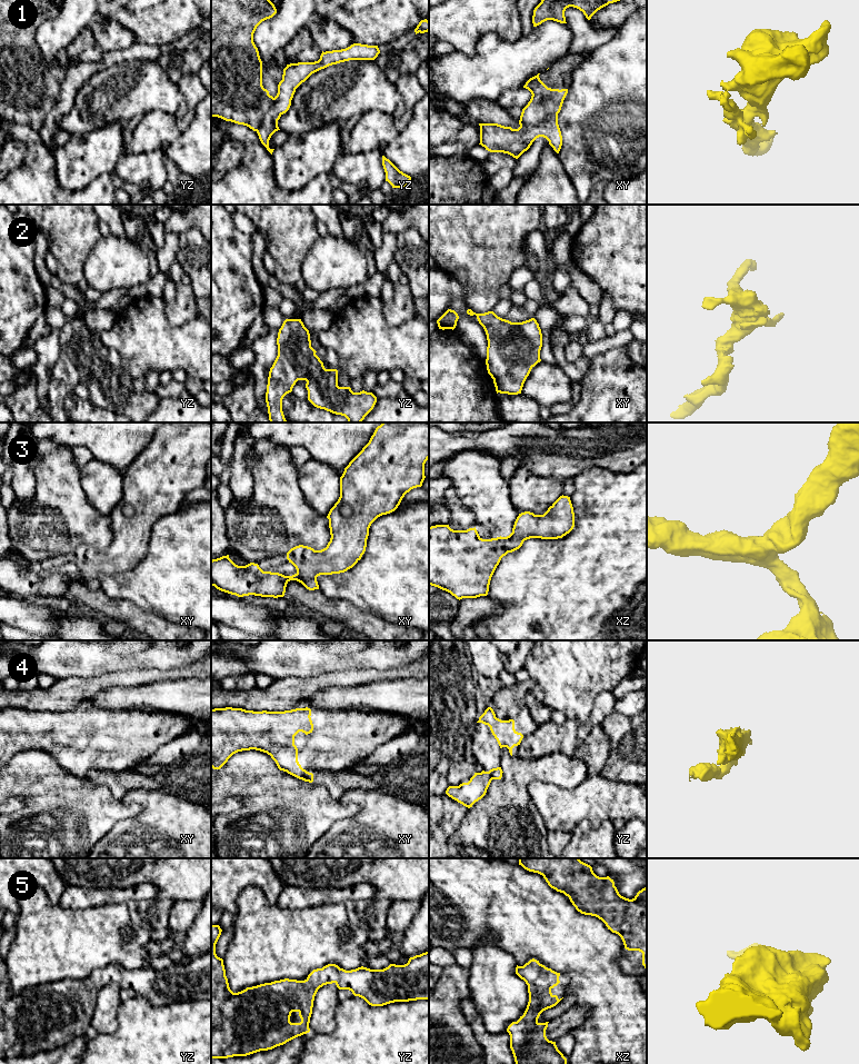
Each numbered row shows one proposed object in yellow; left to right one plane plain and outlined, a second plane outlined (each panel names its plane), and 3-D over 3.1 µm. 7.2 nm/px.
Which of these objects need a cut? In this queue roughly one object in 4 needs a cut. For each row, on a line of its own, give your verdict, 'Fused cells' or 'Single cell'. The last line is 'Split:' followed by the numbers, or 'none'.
1: Single cell
2: Single cell
3: Single cell
4: Fused cells
5: Single cell
Split: 4

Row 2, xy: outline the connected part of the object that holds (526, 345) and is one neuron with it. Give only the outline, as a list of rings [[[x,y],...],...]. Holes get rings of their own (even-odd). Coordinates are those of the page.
[[[471,309],[467,314],[476,315],[486,331],[486,365],[497,394],[521,394],[531,369],[541,361],[542,334],[537,320],[511,322],[493,311],[476,314]]]

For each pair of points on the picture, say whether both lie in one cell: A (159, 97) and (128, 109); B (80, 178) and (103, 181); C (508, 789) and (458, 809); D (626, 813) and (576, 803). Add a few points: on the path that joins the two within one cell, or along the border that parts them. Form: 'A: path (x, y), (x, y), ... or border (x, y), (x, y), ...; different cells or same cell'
A: path (151, 97), (140, 97), (136, 101); same cell
B: border (113, 171), (98, 176), (81, 189), (69, 190); different cells
C: border (468, 808), (460, 819); different cells
D: path (613, 803), (588, 803); same cell

